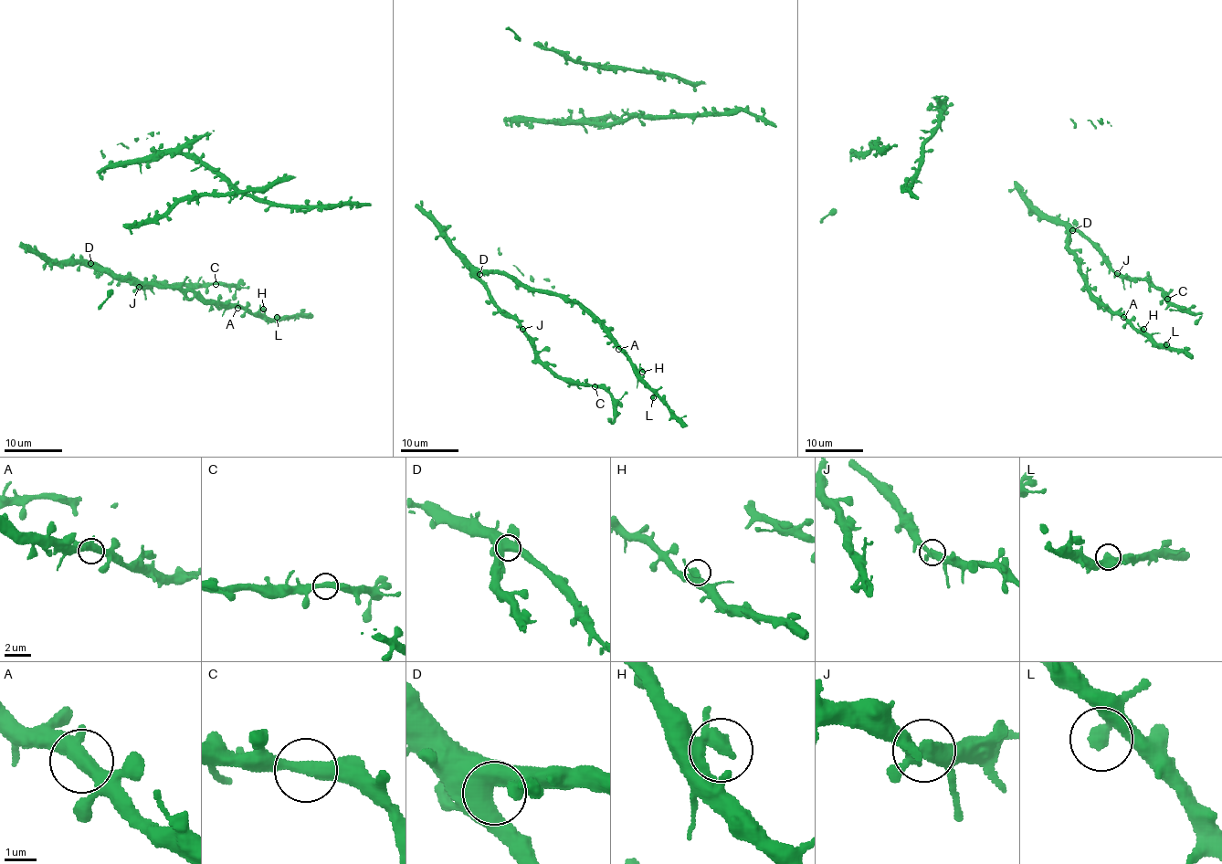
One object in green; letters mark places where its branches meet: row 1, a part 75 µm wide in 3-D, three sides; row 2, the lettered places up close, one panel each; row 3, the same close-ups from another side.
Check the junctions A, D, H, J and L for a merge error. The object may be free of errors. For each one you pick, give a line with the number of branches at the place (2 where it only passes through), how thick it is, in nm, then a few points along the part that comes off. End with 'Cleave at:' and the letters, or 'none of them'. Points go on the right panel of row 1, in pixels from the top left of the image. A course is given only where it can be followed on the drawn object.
Cleave at: none of them

